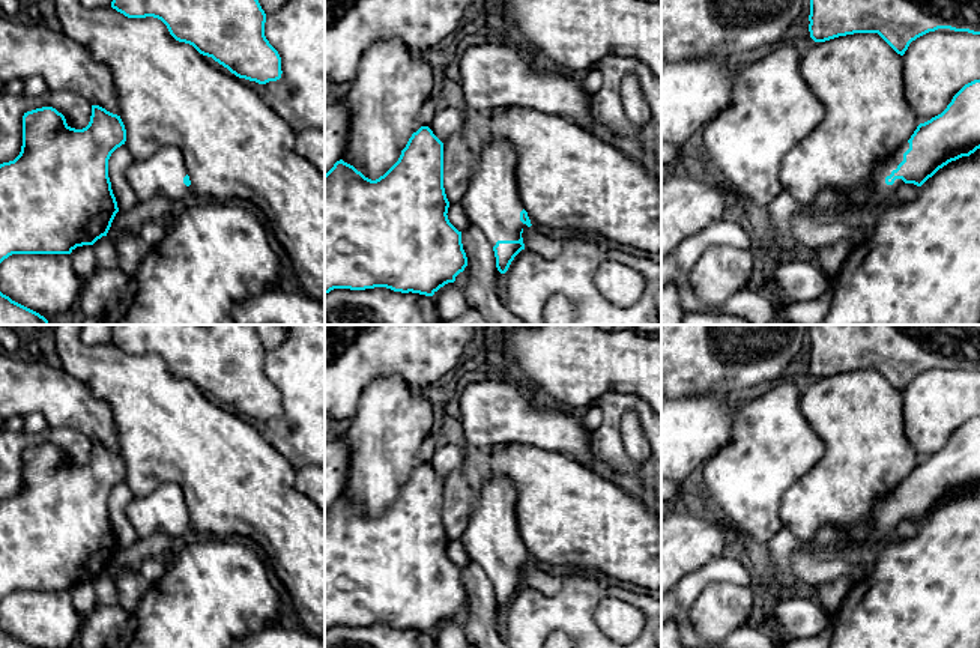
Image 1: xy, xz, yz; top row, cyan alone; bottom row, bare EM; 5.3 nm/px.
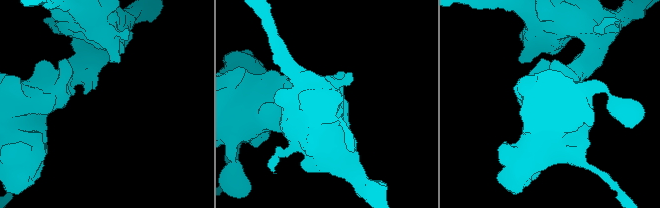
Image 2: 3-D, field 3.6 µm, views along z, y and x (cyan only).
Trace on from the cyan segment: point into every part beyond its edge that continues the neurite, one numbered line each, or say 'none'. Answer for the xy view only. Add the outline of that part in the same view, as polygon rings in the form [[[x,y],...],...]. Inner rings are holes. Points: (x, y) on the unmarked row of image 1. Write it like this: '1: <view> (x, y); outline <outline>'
1: xy (161, 511); outline [[[162,483],[150,495],[132,499],[128,519],[140,540],[153,534],[167,534],[174,540],[191,537],[191,523],[183,520],[186,511],[183,490],[176,483]]]

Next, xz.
1: xz (492, 538); outline [[[492,475],[479,489],[461,543],[492,583],[498,577],[519,577],[528,562],[520,558],[525,546],[516,517],[517,493],[508,477]]]

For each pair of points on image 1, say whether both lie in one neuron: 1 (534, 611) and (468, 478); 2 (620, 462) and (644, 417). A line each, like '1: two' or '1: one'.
1: two
2: one

